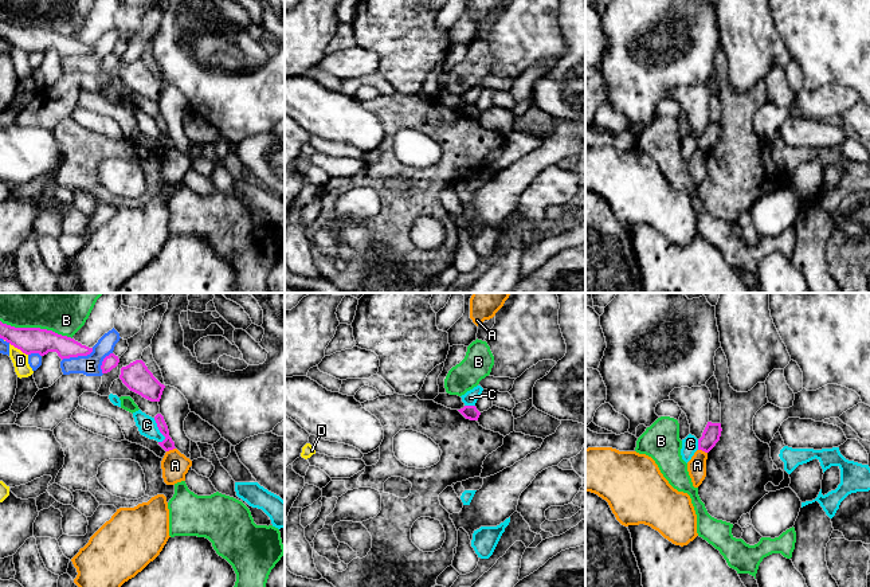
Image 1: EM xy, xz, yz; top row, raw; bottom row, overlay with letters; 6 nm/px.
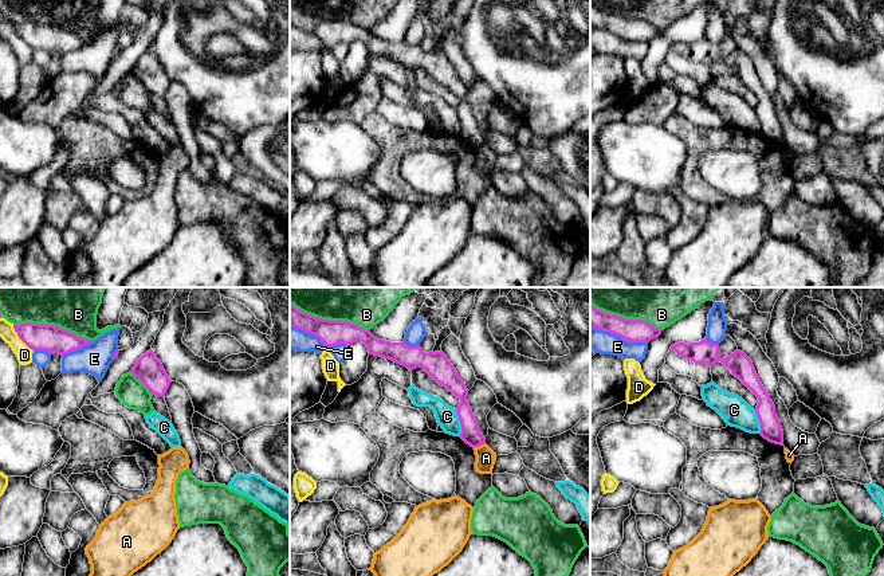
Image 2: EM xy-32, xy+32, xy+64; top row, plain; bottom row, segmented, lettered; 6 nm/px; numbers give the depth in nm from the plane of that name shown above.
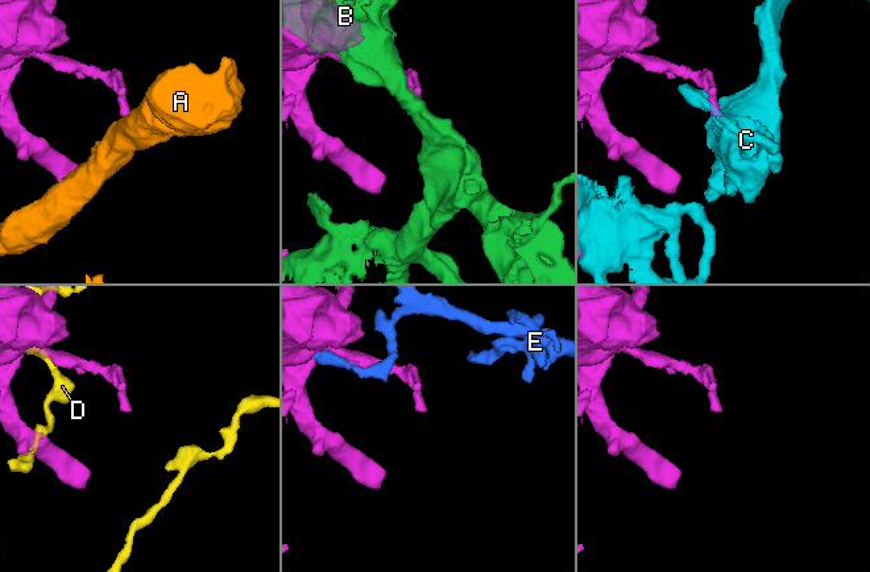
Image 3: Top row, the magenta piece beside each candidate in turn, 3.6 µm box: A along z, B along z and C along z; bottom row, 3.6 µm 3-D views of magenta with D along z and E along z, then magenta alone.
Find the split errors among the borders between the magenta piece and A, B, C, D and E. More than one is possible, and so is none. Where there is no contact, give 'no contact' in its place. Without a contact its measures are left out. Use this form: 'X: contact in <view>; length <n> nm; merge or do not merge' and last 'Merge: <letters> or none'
A: contact in xy; length 60 nm; do not merge
B: contact in xy; length 440 nm; do not merge
C: contact in xy; length 160 nm; do not merge
D: contact in xy; length 130 nm; do not merge
E: contact in xy; length 200 nm; do not merge
Merge: none

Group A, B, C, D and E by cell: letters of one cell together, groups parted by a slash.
A / B / C / D / E

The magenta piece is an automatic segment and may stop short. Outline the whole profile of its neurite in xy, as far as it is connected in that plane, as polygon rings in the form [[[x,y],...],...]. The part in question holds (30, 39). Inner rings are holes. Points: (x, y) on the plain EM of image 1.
[[[0,20],[0,38],[26,54],[56,51],[63,58],[87,55],[93,47],[82,44],[71,36],[40,27],[15,27]]]

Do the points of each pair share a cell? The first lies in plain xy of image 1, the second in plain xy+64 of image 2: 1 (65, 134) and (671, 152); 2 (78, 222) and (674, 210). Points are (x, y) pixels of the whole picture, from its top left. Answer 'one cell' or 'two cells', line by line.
1: two cells
2: one cell

